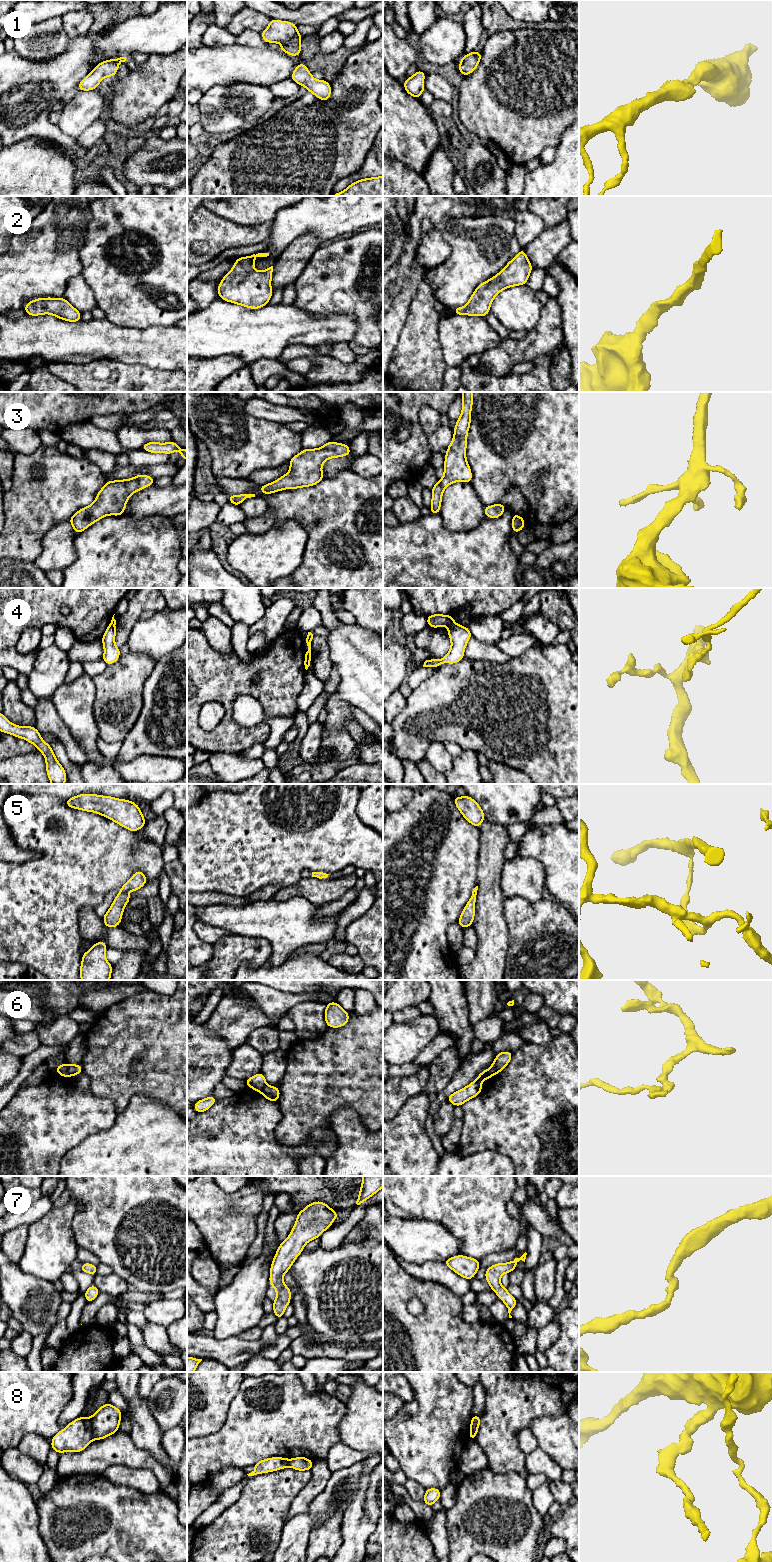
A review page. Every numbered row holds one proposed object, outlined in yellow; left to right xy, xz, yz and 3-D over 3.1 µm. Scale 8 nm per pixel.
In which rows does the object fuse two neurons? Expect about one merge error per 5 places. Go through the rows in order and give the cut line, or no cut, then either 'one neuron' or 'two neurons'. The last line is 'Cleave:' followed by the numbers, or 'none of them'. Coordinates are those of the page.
1: no cut | one neuron
2: no cut | one neuron
3: no cut | one neuron
4: yz (454, 622), (448, 627) | two neurons
5: xy (126, 891), (118, 895) | two neurons
6: xy (66, 1064), (70, 1076) | two neurons
7: no cut | one neuron
8: xy (89, 1418), (94, 1438) | two neurons
Cleave: 4, 5, 6, 8

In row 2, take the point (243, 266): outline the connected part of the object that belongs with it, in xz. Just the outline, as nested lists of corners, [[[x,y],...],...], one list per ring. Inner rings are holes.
[[[269,253],[236,258],[232,269],[217,287],[220,299],[250,309],[259,309],[267,305],[273,293],[273,266],[262,272],[254,269],[255,259],[267,256]]]

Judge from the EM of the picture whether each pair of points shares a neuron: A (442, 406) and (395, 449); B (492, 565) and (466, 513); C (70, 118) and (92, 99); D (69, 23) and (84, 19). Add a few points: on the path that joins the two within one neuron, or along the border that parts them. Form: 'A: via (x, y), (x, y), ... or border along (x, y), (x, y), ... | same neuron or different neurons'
A: via (423, 402), (415, 409), (414, 438) | same neuron
B: border along (485, 516), (477, 526), (469, 530), (450, 531) | different neurons
C: via (75, 116), (87, 104) | same neuron
D: via (73, 23), (80, 22) | same neuron

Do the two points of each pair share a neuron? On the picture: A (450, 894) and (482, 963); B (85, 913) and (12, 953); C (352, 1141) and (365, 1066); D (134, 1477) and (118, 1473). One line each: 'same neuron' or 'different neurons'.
A: different neurons
B: different neurons
C: different neurons
D: same neuron

